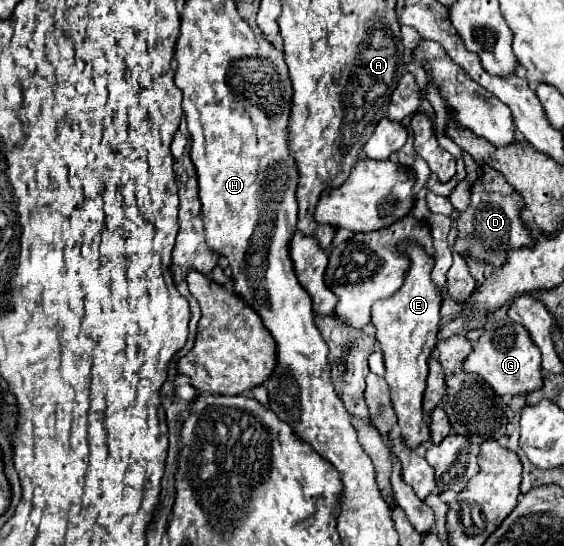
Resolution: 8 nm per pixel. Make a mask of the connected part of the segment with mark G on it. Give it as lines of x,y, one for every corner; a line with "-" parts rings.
511,320
495,322
489,328
485,328
483,336
477,340
477,344
473,346
473,352
465,358
463,366
467,372
479,374
495,390
495,394
501,394
501,396
529,394
543,386
541,352
531,342
527,330
523,330
523,326

